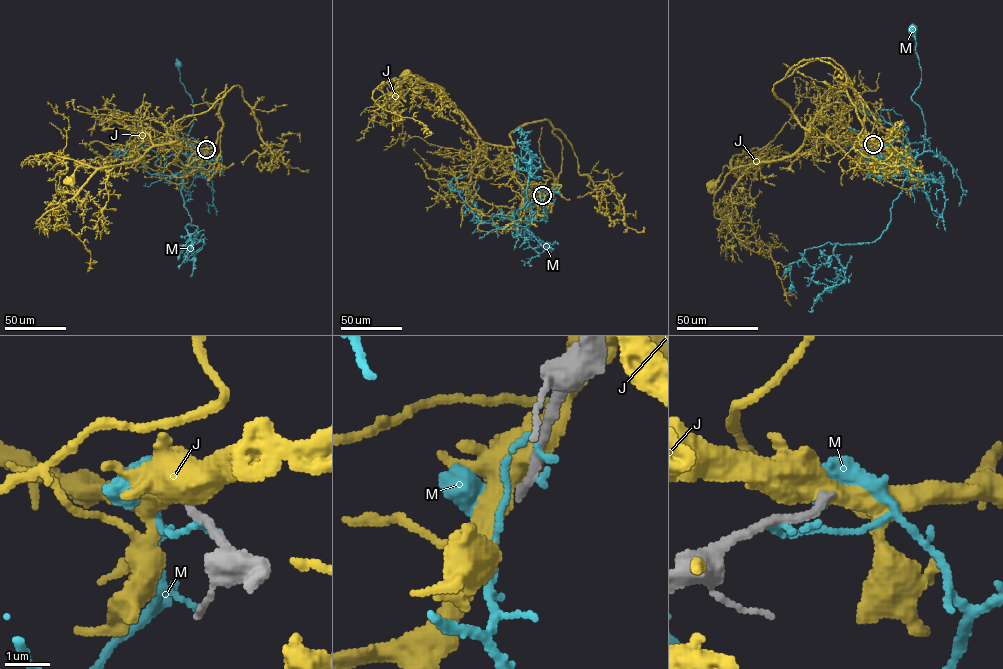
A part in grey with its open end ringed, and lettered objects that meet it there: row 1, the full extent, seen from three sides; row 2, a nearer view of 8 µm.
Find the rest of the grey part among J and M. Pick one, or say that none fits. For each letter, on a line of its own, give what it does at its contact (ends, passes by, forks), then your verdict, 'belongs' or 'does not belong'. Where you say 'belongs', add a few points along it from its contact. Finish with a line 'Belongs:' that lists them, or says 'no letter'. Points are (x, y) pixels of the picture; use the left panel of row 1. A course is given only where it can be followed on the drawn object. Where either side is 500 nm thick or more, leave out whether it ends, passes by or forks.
J: it forks; does not belong
M: it ends; does not belong
Belongs: no letter

